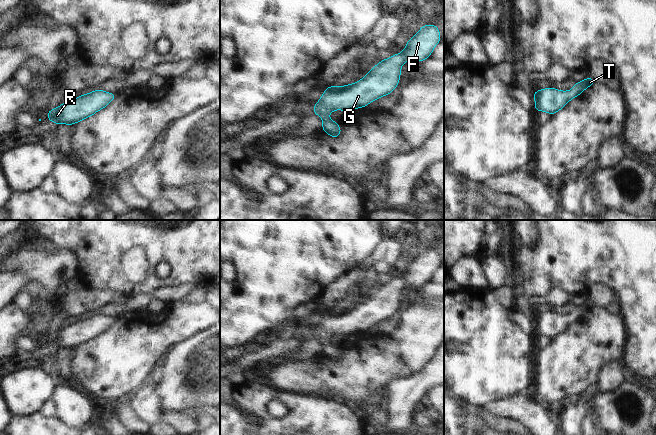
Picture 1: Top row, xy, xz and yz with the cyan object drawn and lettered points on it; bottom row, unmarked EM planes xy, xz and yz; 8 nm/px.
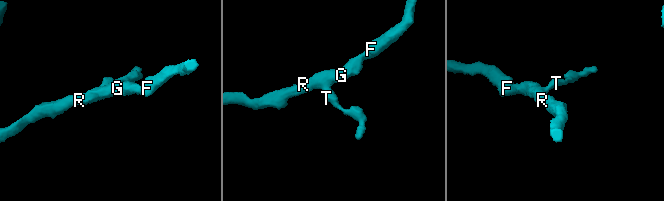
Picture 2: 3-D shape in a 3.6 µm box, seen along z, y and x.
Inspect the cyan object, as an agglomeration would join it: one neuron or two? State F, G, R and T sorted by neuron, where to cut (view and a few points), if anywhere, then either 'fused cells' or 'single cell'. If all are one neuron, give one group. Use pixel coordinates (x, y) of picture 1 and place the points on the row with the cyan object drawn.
F G R T | no cut | single cell

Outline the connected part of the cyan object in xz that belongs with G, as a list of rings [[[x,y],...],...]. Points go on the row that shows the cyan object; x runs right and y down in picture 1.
[[[422,25],[402,52],[380,61],[360,81],[346,86],[326,88],[312,111],[323,120],[324,132],[337,138],[341,128],[337,122],[329,119],[332,111],[350,112],[356,108],[366,107],[370,102],[390,94],[401,79],[401,66],[406,61],[427,59],[440,39],[440,31],[436,25]]]

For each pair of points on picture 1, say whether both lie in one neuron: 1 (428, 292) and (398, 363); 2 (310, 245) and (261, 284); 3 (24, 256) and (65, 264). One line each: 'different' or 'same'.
1: different
2: same
3: same

